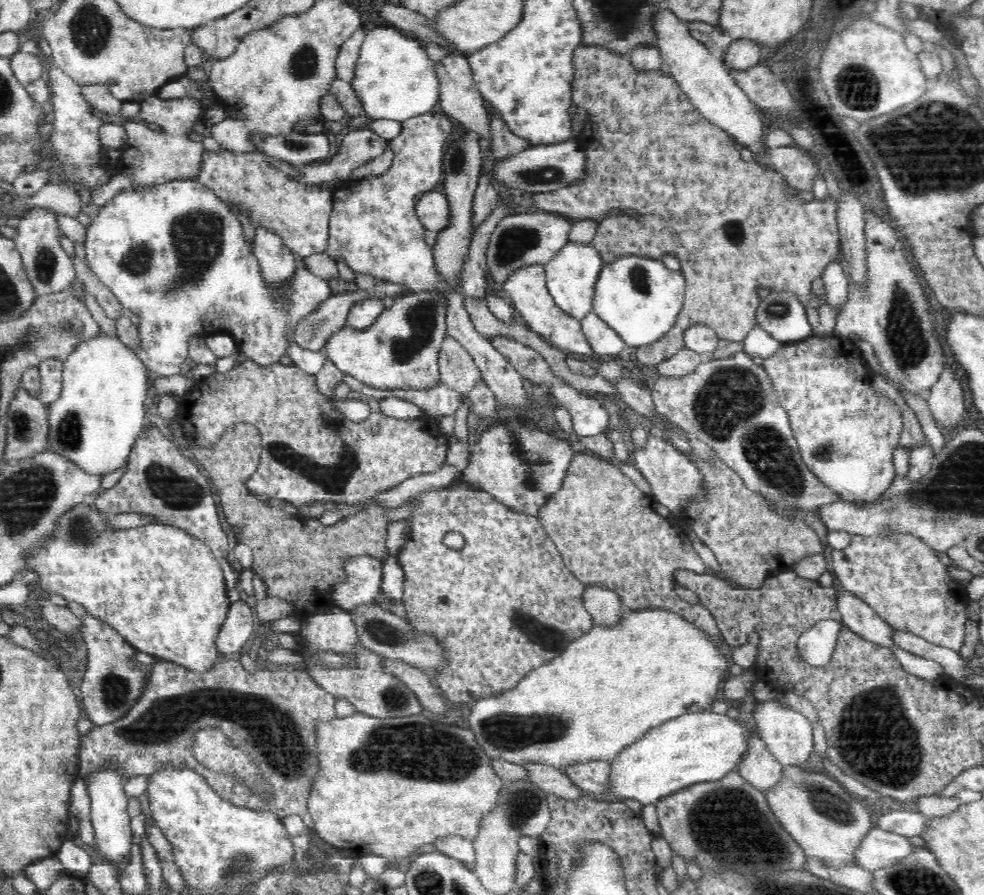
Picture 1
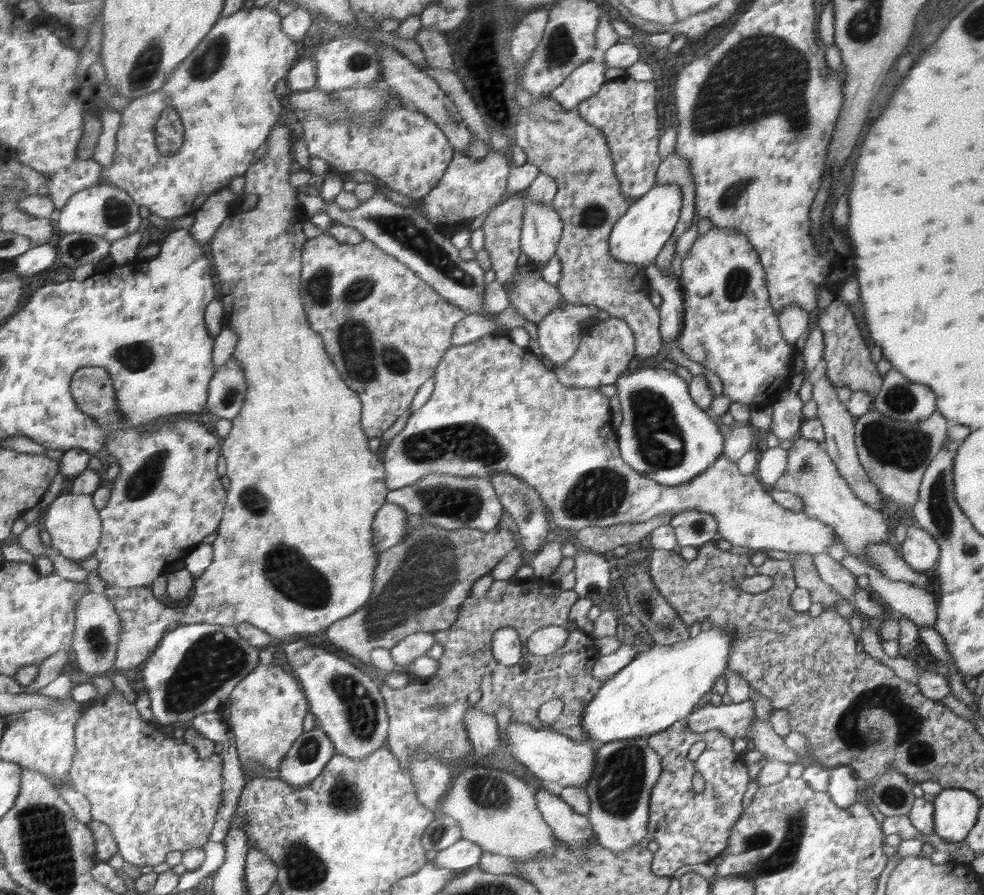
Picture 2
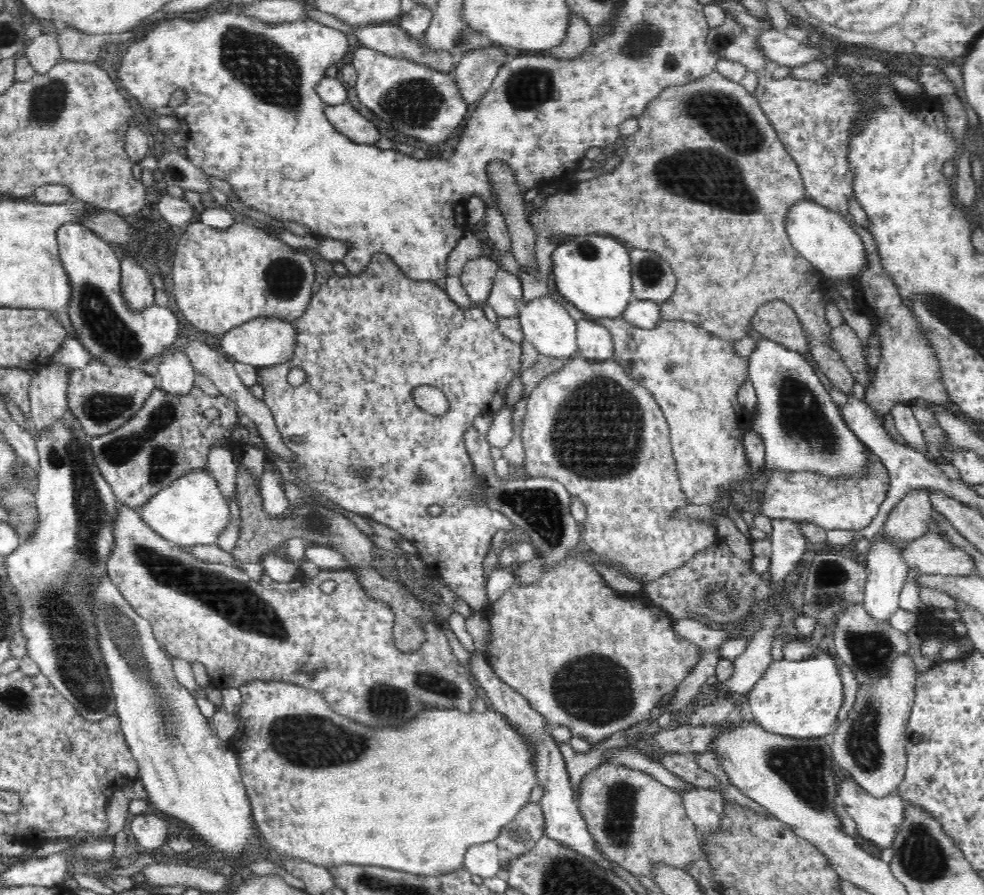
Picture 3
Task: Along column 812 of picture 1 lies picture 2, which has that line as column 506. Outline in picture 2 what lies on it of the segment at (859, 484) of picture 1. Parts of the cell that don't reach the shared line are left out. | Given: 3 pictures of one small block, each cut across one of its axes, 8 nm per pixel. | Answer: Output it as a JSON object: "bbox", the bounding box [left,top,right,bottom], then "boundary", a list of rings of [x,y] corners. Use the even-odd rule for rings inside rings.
{"bbox":[384,335,839,554],"boundary":[[[505,335],[484,336],[476,341],[464,345],[451,345],[444,353],[443,360],[438,369],[436,369],[434,377],[434,388],[429,396],[429,399],[416,411],[413,412],[406,422],[405,428],[390,440],[386,453],[384,454],[384,466],[386,467],[386,483],[390,491],[403,489],[405,486],[416,484],[421,478],[427,477],[429,474],[449,474],[450,476],[479,476],[480,478],[490,478],[495,474],[507,472],[515,474],[518,478],[522,478],[528,483],[540,497],[546,501],[548,510],[552,513],[552,520],[556,526],[571,530],[572,533],[578,532],[583,528],[604,528],[614,524],[634,524],[638,522],[646,522],[651,518],[656,518],[661,514],[678,514],[685,510],[699,510],[711,514],[717,522],[718,532],[720,536],[730,542],[731,546],[744,546],[746,548],[761,550],[783,550],[789,554],[810,553],[820,554],[828,553],[828,548],[839,544],[838,537],[835,534],[835,527],[827,526],[827,523],[822,522],[818,518],[812,518],[811,515],[804,514],[803,511],[791,511],[776,502],[768,493],[767,487],[759,481],[756,473],[743,474],[734,459],[726,458],[723,453],[715,460],[699,477],[691,481],[684,482],[682,485],[664,486],[657,483],[655,479],[648,478],[647,475],[640,474],[634,470],[627,462],[624,462],[622,452],[619,450],[618,431],[612,427],[612,411],[609,405],[609,398],[602,395],[597,389],[576,388],[564,386],[559,381],[554,370],[550,371],[542,362],[536,360],[530,352],[530,347],[516,346],[512,344],[512,340]]]}

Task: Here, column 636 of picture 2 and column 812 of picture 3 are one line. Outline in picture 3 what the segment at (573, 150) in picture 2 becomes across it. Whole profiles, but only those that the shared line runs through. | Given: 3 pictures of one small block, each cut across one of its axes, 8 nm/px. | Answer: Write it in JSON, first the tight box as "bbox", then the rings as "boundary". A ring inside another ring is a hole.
{"bbox":[520,71,853,392],"boundary":[[[718,71],[682,86],[669,86],[663,91],[658,98],[654,98],[649,102],[648,108],[637,118],[638,130],[634,134],[623,138],[626,154],[621,156],[621,160],[619,160],[612,172],[608,171],[592,179],[578,181],[573,185],[562,187],[555,194],[545,198],[545,205],[542,210],[537,209],[536,212],[532,213],[532,216],[527,216],[528,222],[532,224],[532,229],[536,228],[536,232],[538,232],[538,240],[535,240],[534,244],[534,271],[520,270],[524,303],[530,303],[536,298],[552,295],[552,280],[548,276],[550,276],[550,272],[553,273],[553,254],[556,252],[558,245],[564,244],[558,238],[591,234],[618,236],[618,239],[620,241],[624,240],[623,244],[626,244],[629,248],[658,253],[672,267],[677,278],[677,285],[674,294],[666,299],[666,302],[659,304],[660,317],[664,321],[678,320],[688,322],[723,340],[736,342],[749,337],[752,318],[754,318],[756,312],[769,301],[779,299],[796,312],[796,317],[798,317],[798,321],[802,325],[804,335],[810,339],[809,352],[813,355],[816,366],[830,380],[831,386],[839,388],[842,392],[852,392],[853,375],[843,365],[839,354],[830,348],[831,342],[828,341],[828,336],[831,334],[831,327],[827,323],[825,316],[828,300],[823,297],[823,293],[828,287],[826,278],[811,262],[800,256],[800,253],[791,245],[785,231],[785,220],[789,208],[799,200],[808,199],[804,189],[805,183],[802,182],[796,161],[790,156],[782,141],[777,137],[777,131],[773,129],[759,102],[741,83],[722,76]]]}

